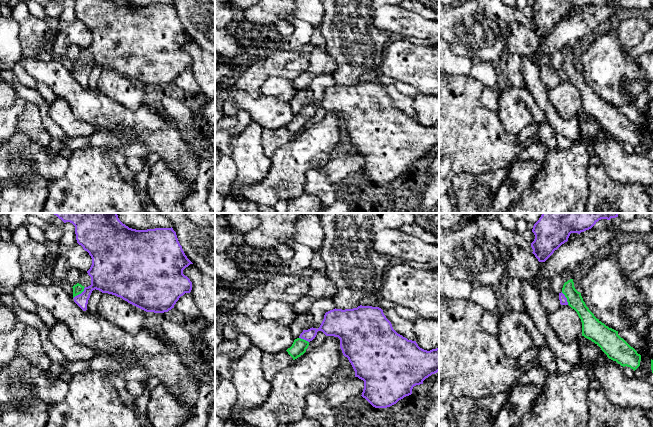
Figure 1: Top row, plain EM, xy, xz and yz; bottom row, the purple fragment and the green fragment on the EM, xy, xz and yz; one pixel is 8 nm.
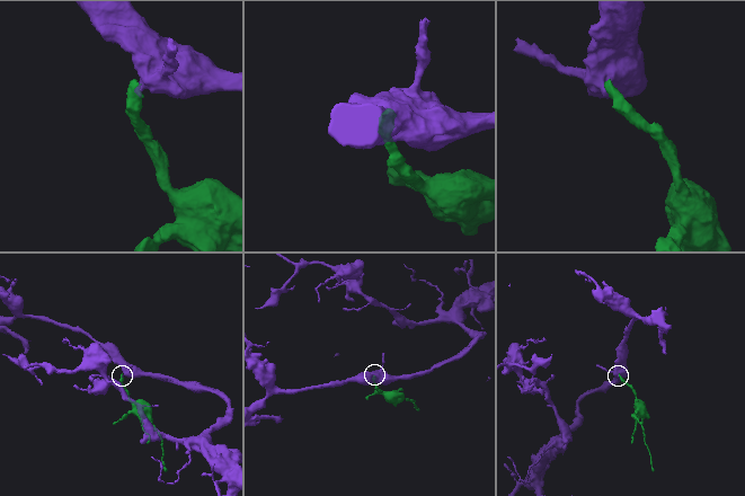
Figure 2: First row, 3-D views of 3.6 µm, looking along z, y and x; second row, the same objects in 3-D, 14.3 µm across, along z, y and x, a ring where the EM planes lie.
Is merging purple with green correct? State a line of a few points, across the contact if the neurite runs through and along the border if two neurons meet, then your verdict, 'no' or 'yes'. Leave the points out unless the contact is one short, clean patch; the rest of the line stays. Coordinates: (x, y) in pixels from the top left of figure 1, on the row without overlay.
xy (105, 53), (84, 69), (79, 70), (78, 64) | yes

